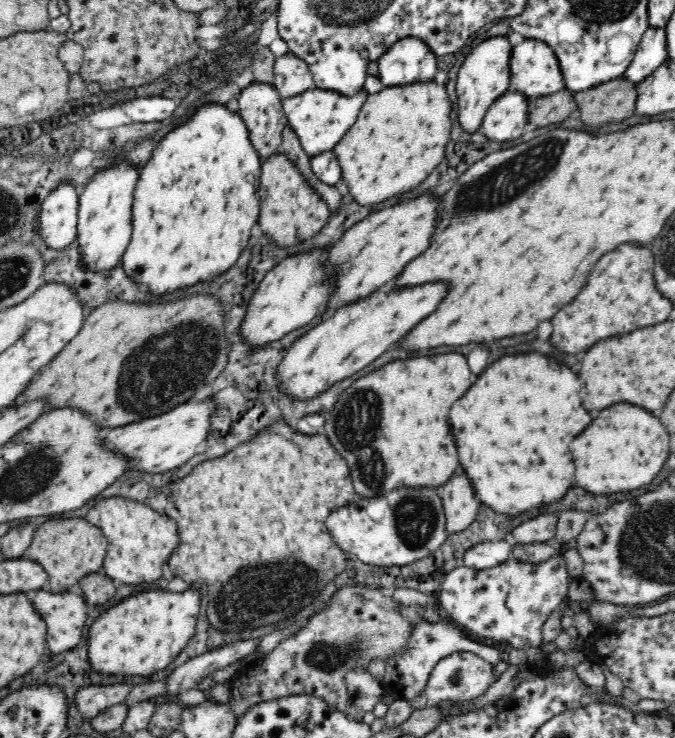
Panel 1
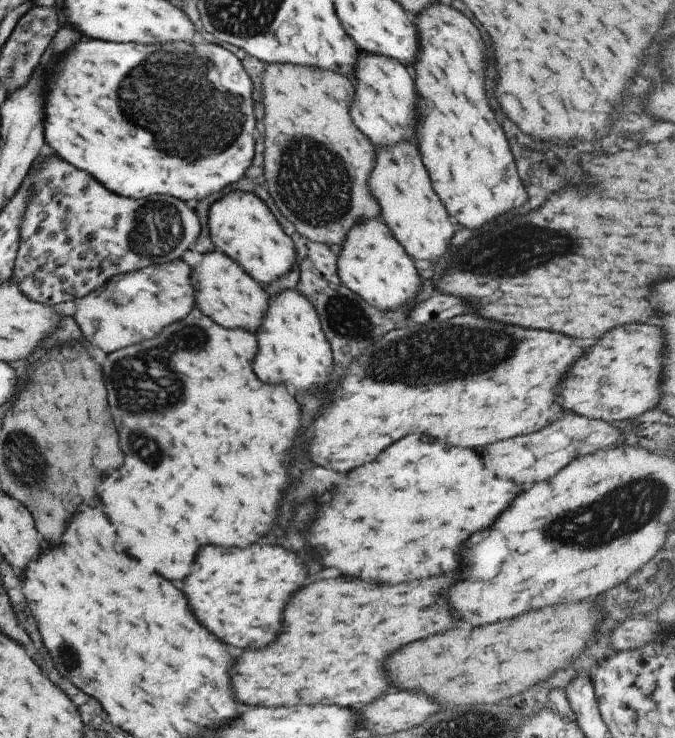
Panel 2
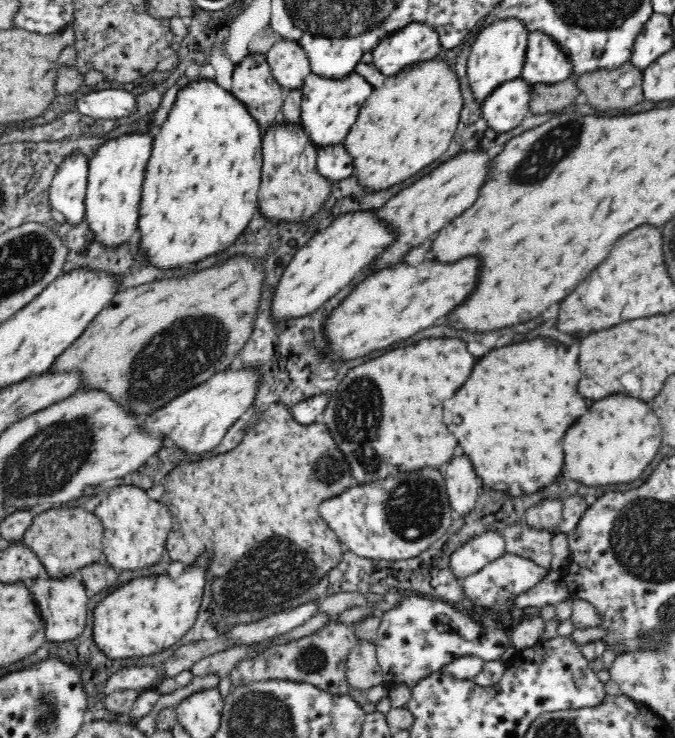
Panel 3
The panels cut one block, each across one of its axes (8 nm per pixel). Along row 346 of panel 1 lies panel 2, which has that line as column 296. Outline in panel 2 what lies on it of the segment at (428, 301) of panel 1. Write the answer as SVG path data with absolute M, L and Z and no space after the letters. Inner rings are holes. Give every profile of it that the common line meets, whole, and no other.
M283 289L268 298L257 328L257 354L253 372L261 382L291 384L295 390L321 388L329 380L331 351L313 305L295 289Z

